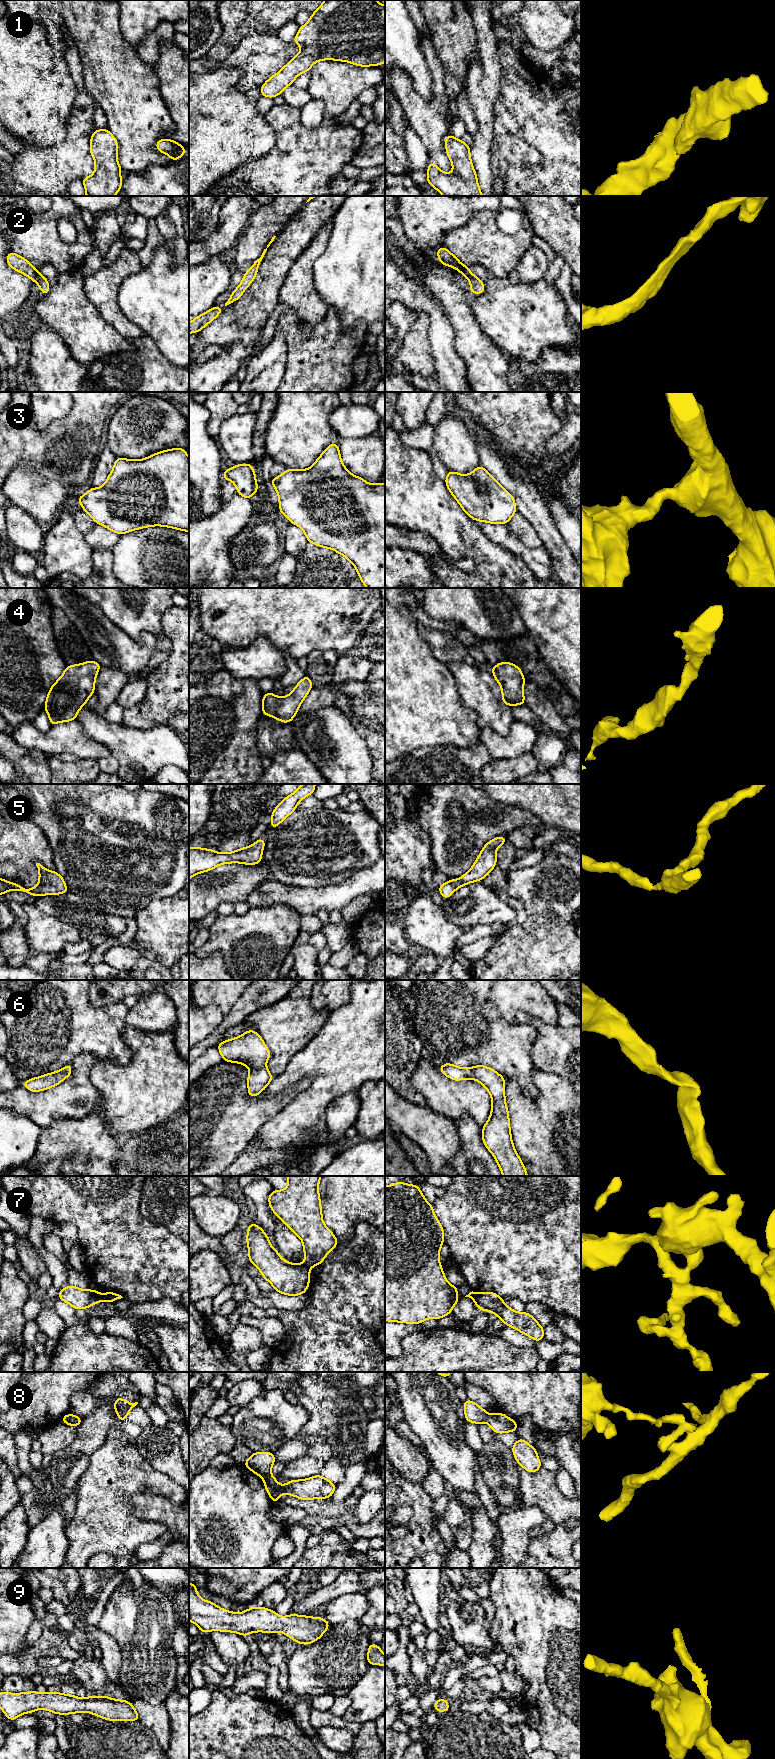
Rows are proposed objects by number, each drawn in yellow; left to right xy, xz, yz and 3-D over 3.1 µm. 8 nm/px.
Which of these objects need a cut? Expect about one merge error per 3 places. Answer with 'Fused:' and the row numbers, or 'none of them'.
Fused: 7, 8

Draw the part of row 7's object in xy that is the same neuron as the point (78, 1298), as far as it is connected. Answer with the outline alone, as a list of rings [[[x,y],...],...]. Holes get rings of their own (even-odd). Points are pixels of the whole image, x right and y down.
[[[68,1285],[62,1289],[58,1293],[57,1297],[62,1301],[67,1302],[75,1310],[87,1309],[98,1302],[108,1301],[107,1292],[105,1294],[101,1294],[94,1289],[83,1290],[72,1285]]]

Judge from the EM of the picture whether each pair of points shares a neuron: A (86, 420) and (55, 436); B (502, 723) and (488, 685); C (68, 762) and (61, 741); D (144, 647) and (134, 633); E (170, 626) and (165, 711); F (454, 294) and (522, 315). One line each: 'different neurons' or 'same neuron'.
A: same neuron
B: same neuron
C: different neurons
D: different neurons
E: same neuron
F: different neurons

